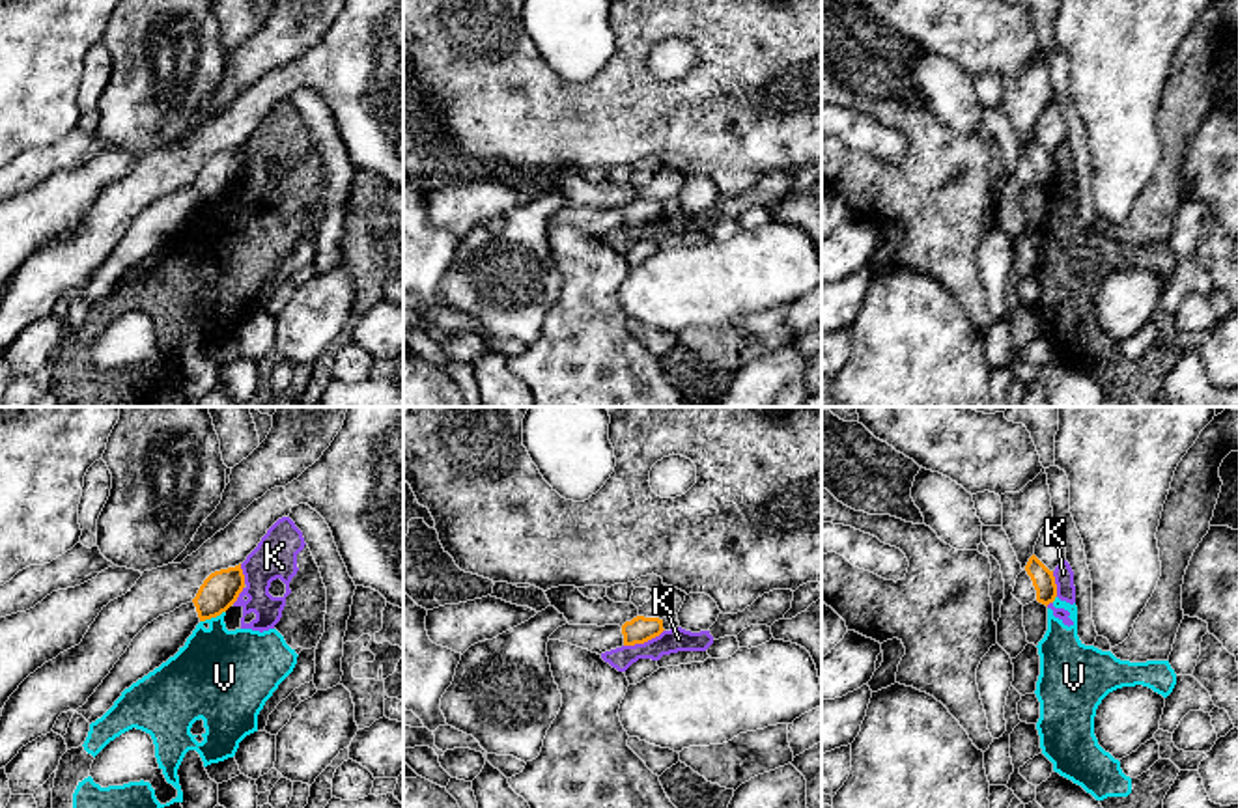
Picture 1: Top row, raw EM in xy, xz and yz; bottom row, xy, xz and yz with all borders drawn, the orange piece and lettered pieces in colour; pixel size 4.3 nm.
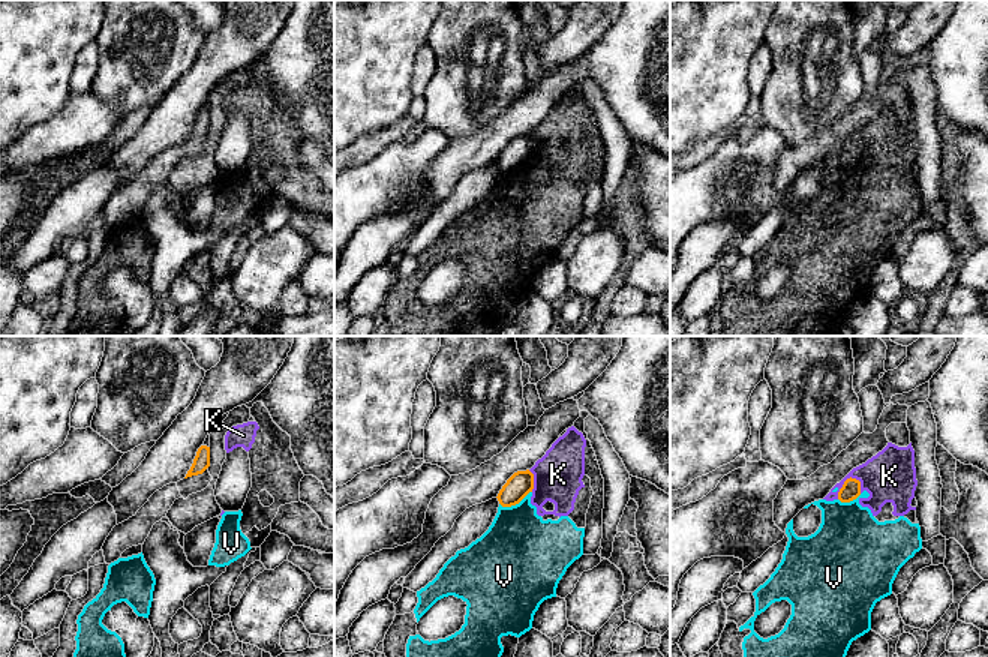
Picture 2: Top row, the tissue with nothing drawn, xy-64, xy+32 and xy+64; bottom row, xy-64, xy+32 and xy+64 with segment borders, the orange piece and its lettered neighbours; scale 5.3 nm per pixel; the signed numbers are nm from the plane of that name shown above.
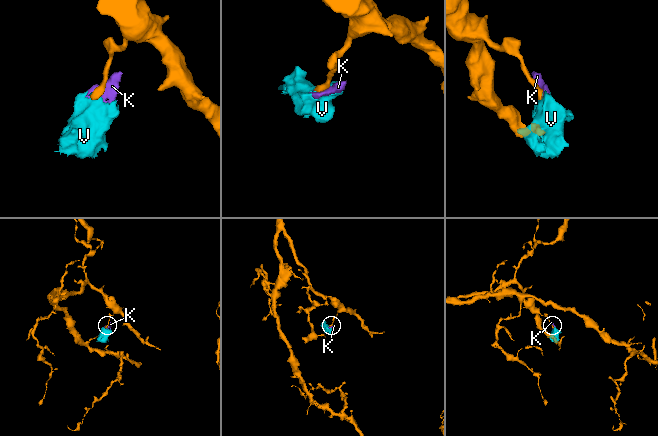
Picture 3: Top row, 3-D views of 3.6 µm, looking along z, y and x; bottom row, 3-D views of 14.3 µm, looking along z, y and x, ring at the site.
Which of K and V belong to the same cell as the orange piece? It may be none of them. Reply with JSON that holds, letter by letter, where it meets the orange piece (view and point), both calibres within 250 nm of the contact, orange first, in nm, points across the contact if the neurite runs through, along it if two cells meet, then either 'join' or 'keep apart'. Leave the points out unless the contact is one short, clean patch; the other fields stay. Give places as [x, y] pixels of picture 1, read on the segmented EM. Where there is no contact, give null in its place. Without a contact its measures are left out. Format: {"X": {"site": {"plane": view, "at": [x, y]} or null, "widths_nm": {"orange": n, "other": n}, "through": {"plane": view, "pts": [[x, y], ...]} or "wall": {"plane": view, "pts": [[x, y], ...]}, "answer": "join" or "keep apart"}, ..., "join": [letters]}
{"K": {"site": {"plane": "xz", "at": [643, 642]}, "widths_nm": {"orange": 120, "other": 100}, "wall": {"plane": "xz", "pts": [[663, 629], [643, 642], [624, 646]]}, "answer": "keep apart"}, "V": {"site": {"plane": "xy", "at": [211, 616]}, "widths_nm": {"orange": 160, "other": 380}, "wall": {"plane": "xy", "pts": [[225, 611], [200, 622]]}, "answer": "keep apart"}, "join": []}

